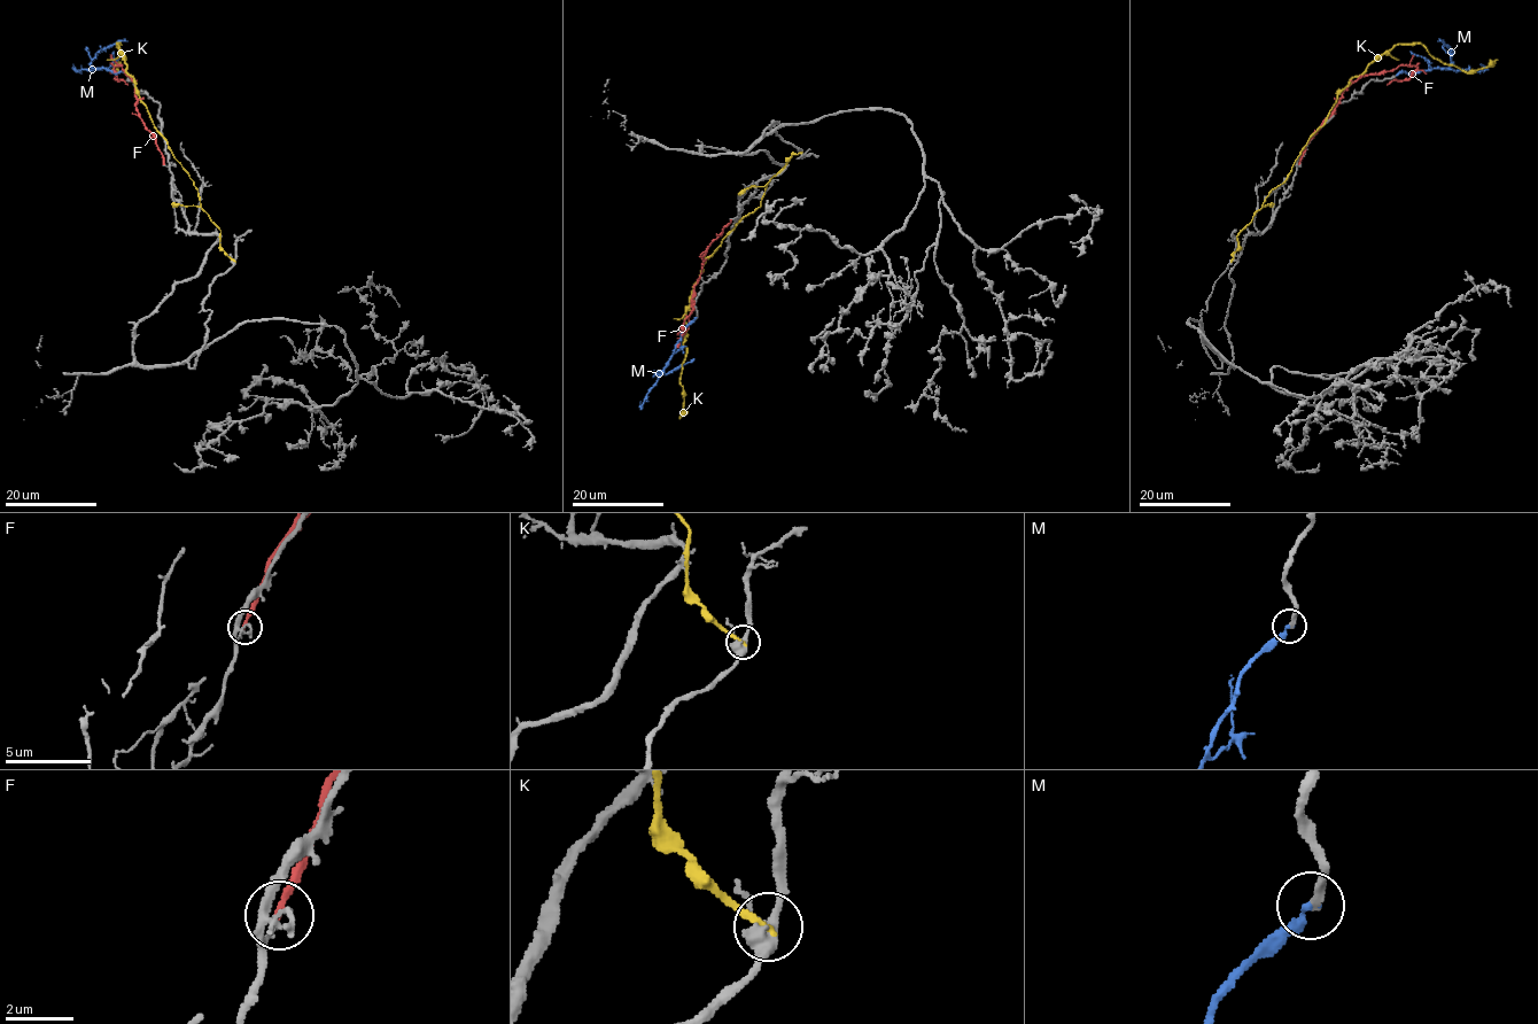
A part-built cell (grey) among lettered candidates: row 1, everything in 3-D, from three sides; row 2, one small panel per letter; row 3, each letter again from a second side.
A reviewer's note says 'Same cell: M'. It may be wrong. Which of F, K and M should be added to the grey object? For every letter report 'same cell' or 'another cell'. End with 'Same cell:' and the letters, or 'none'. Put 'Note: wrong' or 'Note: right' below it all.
F: another cell
K: another cell
M: same cell
Same cell: M
Note: right

